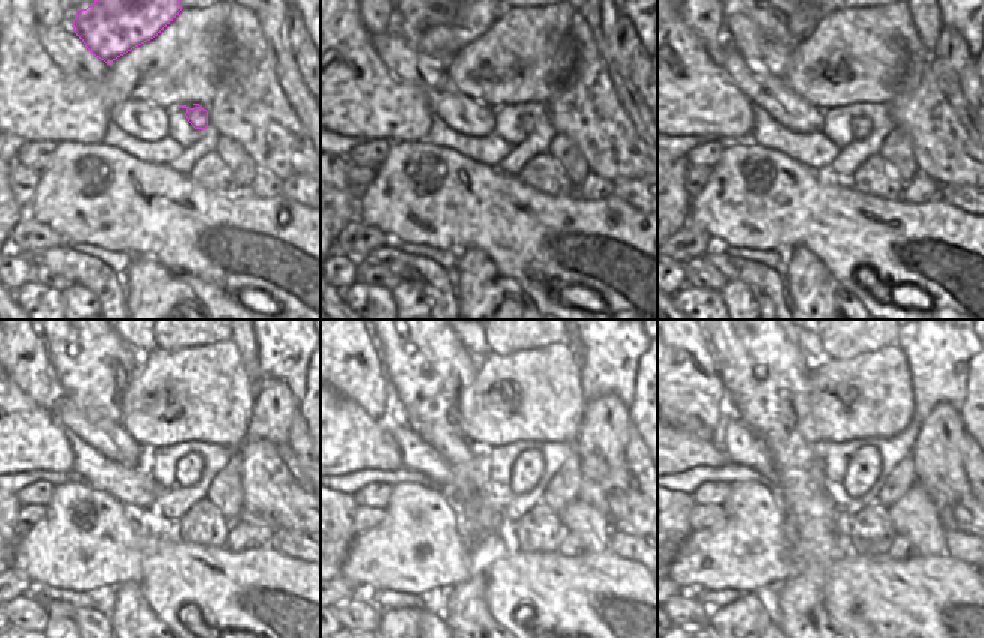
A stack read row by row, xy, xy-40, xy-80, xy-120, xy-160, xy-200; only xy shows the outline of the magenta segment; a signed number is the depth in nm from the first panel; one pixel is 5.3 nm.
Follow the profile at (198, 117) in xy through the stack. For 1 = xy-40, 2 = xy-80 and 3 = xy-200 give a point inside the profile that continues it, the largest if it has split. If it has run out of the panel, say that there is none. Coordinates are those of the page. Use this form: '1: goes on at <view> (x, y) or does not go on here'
1: goes on at xy-40 (527, 122)
2: goes on at xy-80 (861, 128)
3: goes on at xy-200 (863, 470)

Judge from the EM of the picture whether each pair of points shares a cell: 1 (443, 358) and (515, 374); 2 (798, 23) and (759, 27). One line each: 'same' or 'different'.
1: different
2: same

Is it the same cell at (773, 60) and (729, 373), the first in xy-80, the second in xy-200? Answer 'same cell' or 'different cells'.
same cell

